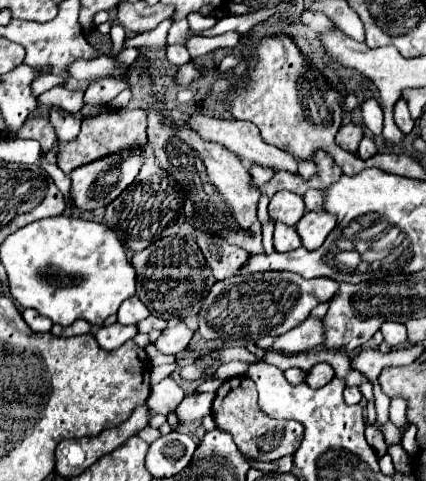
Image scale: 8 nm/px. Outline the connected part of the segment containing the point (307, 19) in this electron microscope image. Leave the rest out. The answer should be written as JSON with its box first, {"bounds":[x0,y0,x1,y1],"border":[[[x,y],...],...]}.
{"bounds":[300,10,334,32],"border":[[[309,10],[304,11],[300,20],[303,25],[308,26],[316,32],[323,32],[334,27],[333,23],[326,15],[313,13]]]}

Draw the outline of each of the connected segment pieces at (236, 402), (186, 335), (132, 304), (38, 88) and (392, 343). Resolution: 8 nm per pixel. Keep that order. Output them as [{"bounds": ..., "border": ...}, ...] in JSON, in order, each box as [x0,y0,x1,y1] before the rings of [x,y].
[{"bounds":[213,375,304,461],"border":[[[239,375],[227,379],[219,389],[231,389],[223,397],[215,397],[213,401],[213,419],[221,431],[227,431],[233,435],[239,451],[247,459],[255,461],[275,461],[285,455],[293,455],[297,447],[301,445],[304,436],[304,427],[299,421],[277,420],[267,417],[257,407],[257,389],[253,387],[253,379]]]},{"bounds":[155,321,193,355],"border":[[[179,321],[177,325],[171,325],[161,333],[161,337],[155,341],[155,347],[161,353],[177,355],[189,345],[191,337],[193,337],[193,329],[189,329],[183,321]]]},{"bounds":[117,297,149,325],"border":[[[129,297],[125,299],[125,303],[121,303],[117,317],[121,325],[137,325],[139,321],[149,317],[149,309],[141,303],[139,297]]]},{"bounds":[31,75,65,97],"border":[[[43,75],[35,79],[31,84],[31,91],[35,97],[43,94],[45,91],[49,89],[63,85],[65,80],[62,77],[55,75]]]},{"bounds":[381,321,407,347],"border":[[[387,321],[381,325],[381,333],[385,337],[385,343],[389,347],[399,347],[407,341],[407,327],[403,323],[393,323],[393,321]]]}]

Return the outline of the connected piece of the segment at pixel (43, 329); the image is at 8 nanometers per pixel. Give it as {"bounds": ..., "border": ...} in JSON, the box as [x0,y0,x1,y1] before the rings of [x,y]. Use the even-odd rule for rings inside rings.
{"bounds":[23,309,53,333],"border":[[[25,309],[25,311],[23,311],[23,319],[25,319],[25,323],[31,327],[31,331],[35,331],[35,333],[49,333],[51,327],[53,327],[51,319],[39,315],[37,311]]]}

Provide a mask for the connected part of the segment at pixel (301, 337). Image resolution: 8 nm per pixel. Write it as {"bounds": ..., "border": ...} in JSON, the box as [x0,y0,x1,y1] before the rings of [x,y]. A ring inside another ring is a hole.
{"bounds":[271,319,323,353],"border":[[[305,319],[295,329],[287,331],[285,335],[277,337],[277,341],[271,345],[271,351],[279,353],[301,353],[307,349],[313,349],[323,343],[323,325],[321,319]]]}

